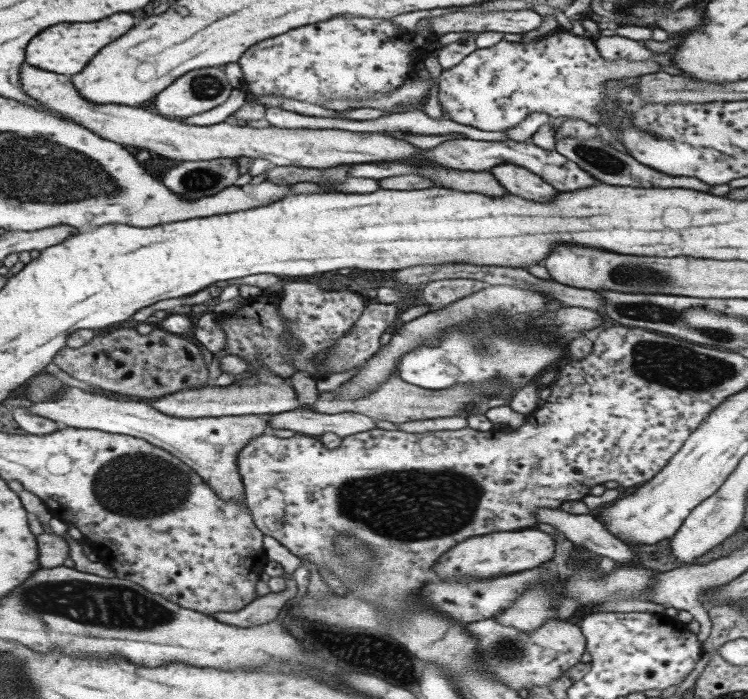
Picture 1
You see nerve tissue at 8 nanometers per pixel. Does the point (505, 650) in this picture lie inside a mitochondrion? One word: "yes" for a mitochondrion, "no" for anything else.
yes

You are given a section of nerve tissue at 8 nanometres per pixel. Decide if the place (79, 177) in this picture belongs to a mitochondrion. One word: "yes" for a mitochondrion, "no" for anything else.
yes

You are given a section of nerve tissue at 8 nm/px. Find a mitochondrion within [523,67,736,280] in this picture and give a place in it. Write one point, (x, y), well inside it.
(604, 161)

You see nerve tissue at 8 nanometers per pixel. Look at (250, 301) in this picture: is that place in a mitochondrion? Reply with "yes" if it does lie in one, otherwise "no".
no

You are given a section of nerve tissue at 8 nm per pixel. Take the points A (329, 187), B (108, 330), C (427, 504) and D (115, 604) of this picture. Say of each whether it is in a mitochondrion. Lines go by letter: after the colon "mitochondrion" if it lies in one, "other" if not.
A: other
B: other
C: mitochondrion
D: mitochondrion

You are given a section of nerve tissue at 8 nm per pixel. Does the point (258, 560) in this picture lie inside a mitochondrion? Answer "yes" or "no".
no

